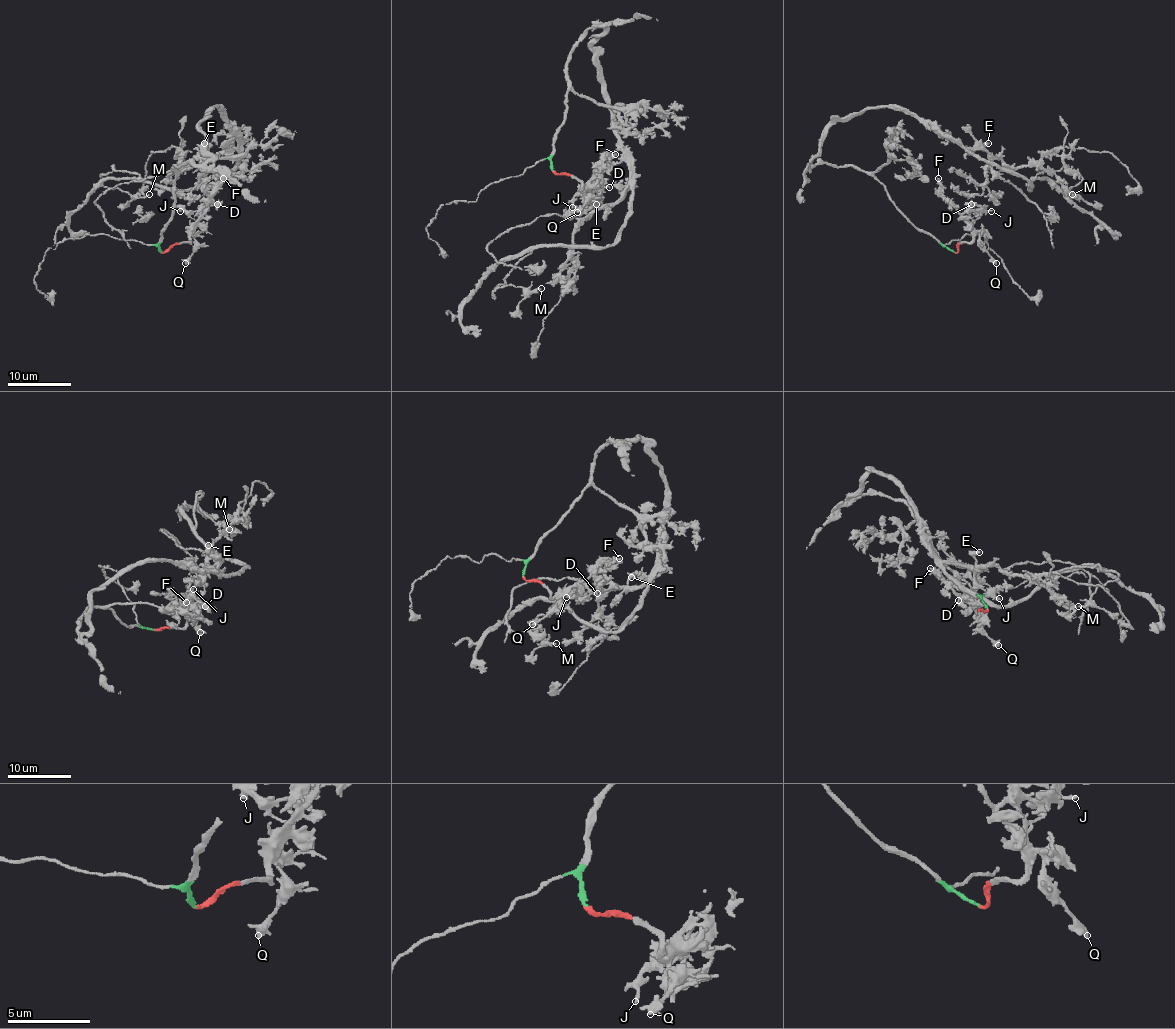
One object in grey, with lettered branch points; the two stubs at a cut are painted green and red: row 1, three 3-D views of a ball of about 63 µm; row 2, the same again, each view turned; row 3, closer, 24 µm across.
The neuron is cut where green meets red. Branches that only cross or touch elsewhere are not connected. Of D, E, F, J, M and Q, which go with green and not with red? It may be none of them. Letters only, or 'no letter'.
E, M

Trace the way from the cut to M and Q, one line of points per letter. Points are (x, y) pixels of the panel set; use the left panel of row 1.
M: (162, 252), (175, 165), (211, 157), (200, 122), (216, 106), (240, 160), (211, 186), (101, 175), (149, 194)
Q: (162, 252), (187, 243), (192, 232), (192, 256), (186, 264)

